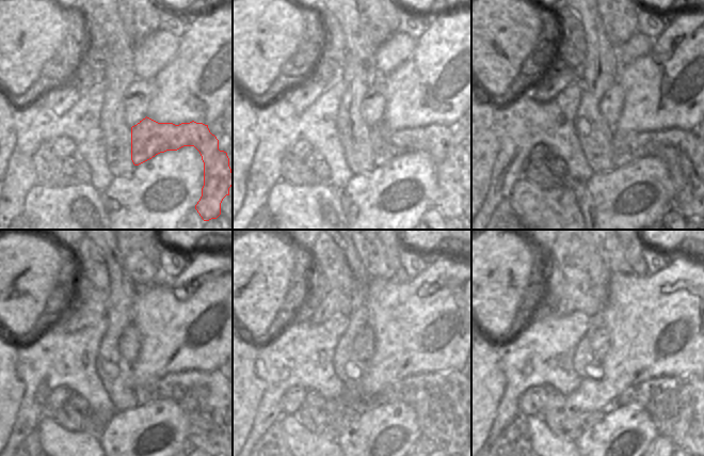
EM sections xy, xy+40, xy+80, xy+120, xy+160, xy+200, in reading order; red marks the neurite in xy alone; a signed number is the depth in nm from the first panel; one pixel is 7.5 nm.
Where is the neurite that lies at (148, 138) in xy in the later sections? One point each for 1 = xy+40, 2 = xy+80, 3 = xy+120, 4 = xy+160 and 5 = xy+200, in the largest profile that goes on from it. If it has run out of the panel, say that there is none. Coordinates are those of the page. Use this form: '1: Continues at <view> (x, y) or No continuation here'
1: Continues at xy+40 (449, 159)
2: Continues at xy+80 (687, 158)
3: Continues at xy+120 (210, 408)
4: Continues at xy+160 (449, 413)
5: Continues at xy+200 (684, 408).

